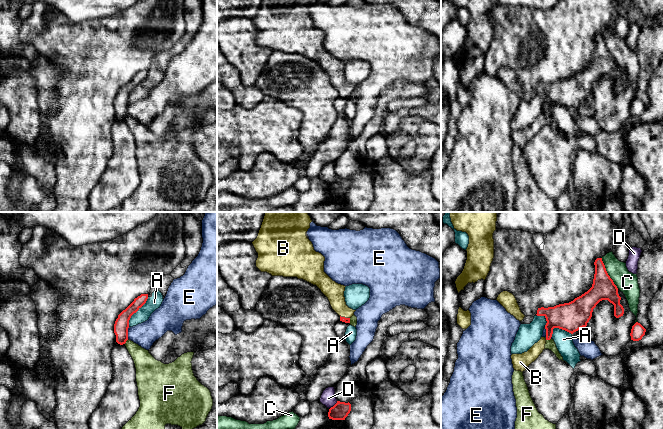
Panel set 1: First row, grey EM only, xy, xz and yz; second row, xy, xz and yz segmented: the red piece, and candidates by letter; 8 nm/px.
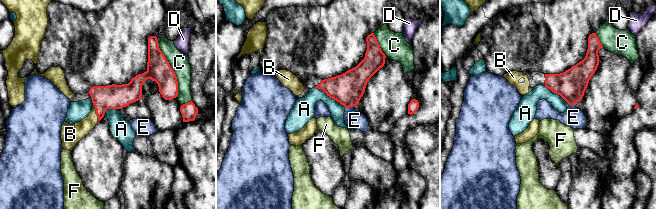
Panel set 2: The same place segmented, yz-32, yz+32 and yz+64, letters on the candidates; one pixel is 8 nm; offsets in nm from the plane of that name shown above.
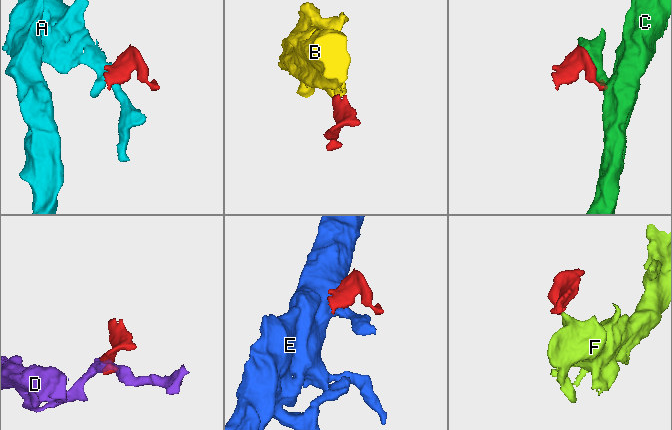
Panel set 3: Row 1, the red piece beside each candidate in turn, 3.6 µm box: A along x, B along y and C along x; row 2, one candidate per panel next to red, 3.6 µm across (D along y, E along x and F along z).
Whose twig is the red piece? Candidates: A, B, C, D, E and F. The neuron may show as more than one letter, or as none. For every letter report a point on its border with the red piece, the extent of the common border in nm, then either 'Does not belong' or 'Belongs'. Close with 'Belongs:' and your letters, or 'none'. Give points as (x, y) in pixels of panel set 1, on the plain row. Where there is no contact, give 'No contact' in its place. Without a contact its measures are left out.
A: Touches red at xy (135, 88). Shared border 280 nm. Does not belong
B: Touches red at xz (344, 93). Shared border 80 nm. Belongs
C: Touches red at yz (607, 49). Shared border 280 nm. Does not belong
D: Touches red at xz (334, 181). Shared border 90 nm. Does not belong
E: Touches red at xy (127, 109). Shared border 100 nm. Does not belong
F: Touches red at xy (126, 116). Shared border 50 nm. Does not belong
Belongs: B

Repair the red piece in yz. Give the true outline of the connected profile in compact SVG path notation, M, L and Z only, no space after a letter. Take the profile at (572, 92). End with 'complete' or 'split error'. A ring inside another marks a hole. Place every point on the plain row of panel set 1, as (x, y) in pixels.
M602 34L594 38L595 50L592 63L569 79L554 83L538 84L537 92L546 94L546 116L550 116L554 104L565 106L571 110L586 103L592 93L593 85L602 76L608 76L614 81L614 92L619 94L624 90L620 80L621 73L618 64L608 51Z; complete

